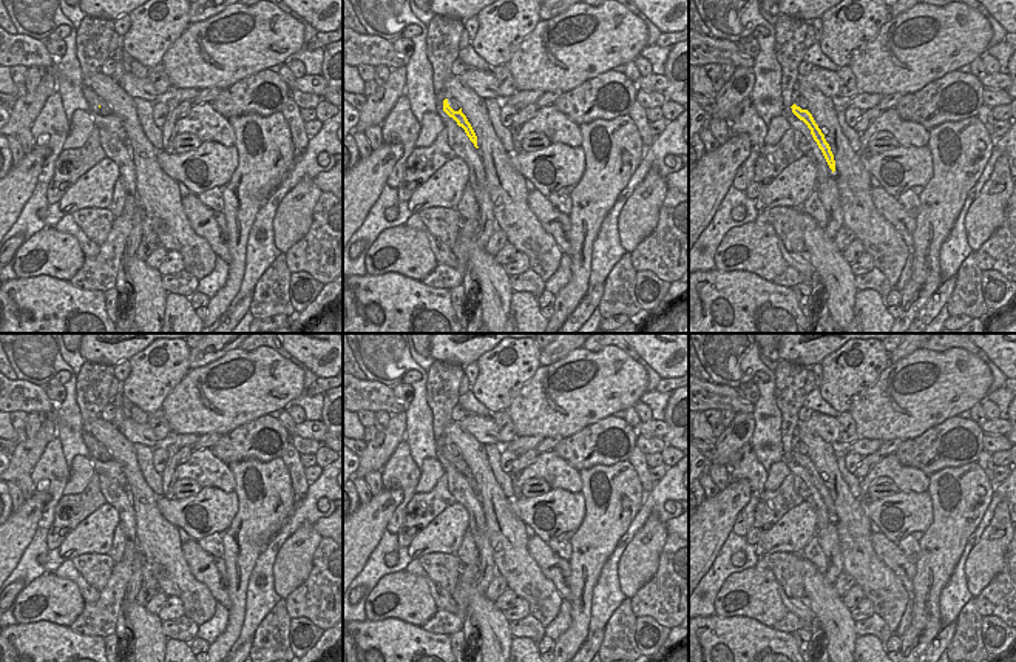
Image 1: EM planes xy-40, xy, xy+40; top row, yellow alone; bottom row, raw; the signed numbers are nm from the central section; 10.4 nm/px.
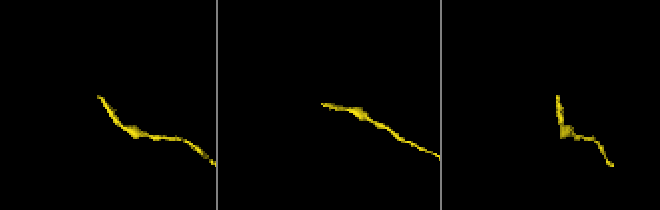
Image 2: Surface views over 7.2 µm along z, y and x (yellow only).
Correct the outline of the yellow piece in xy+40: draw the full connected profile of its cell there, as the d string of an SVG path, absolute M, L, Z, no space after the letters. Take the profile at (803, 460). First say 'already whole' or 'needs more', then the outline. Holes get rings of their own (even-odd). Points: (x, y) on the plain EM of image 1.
already whole | M795 449L791 452L792 458L803 466L808 474L811 475L811 480L814 483L814 486L817 488L818 494L821 495L829 514L832 515L832 518L835 517L835 506L834 506L834 500L831 497L829 489L825 485L825 480L821 478L821 475L818 474L818 471L815 469L812 460L808 455L801 455L800 452L797 452Z

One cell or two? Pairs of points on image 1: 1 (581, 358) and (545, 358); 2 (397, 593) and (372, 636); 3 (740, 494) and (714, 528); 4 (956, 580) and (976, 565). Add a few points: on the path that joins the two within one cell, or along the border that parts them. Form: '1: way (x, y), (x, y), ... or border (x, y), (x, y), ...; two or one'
1: border (576, 349), (541, 366); two
2: border (366, 619), (399, 618), (417, 627); two
3: way (735, 502), (717, 520); one
4: border (978, 540), (965, 562), (965, 585), (971, 596); two

